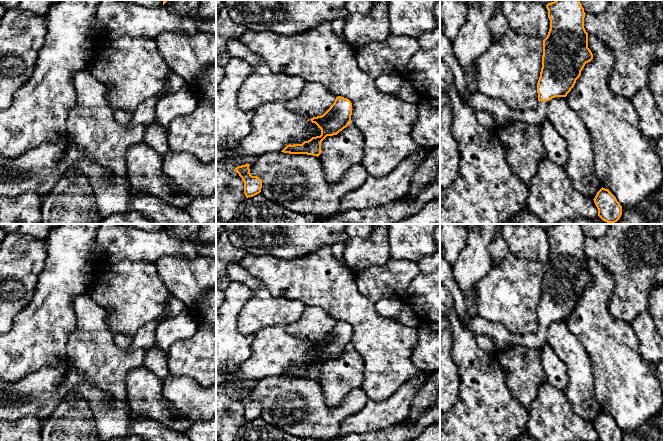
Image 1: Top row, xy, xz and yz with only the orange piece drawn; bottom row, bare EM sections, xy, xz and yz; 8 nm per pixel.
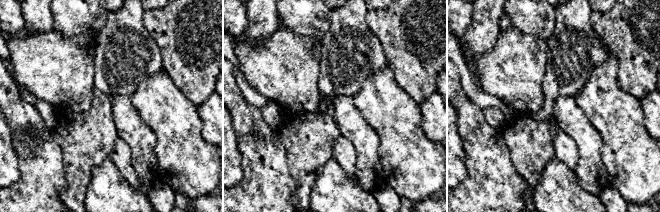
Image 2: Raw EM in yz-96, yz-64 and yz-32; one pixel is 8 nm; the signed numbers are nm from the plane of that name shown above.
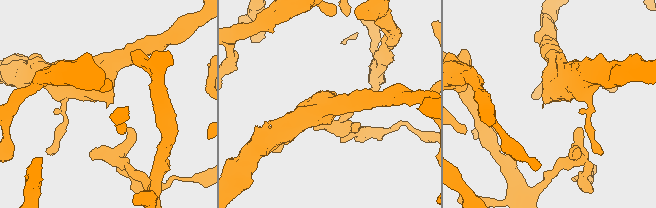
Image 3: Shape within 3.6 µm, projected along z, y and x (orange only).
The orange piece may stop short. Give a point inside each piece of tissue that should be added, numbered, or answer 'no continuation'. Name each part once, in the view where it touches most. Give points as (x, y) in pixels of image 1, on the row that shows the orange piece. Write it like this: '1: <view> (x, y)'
1: yz (503, 115)

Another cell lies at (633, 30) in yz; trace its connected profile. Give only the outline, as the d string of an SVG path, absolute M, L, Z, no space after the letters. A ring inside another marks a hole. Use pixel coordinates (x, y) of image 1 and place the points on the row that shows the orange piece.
M608 0L602 13L585 14L584 28L588 34L603 41L613 53L608 85L615 95L631 99L637 91L648 87L651 65L664 59L664 0Z

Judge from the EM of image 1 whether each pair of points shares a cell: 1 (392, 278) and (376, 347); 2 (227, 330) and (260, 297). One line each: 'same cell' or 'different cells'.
1: different cells
2: different cells

